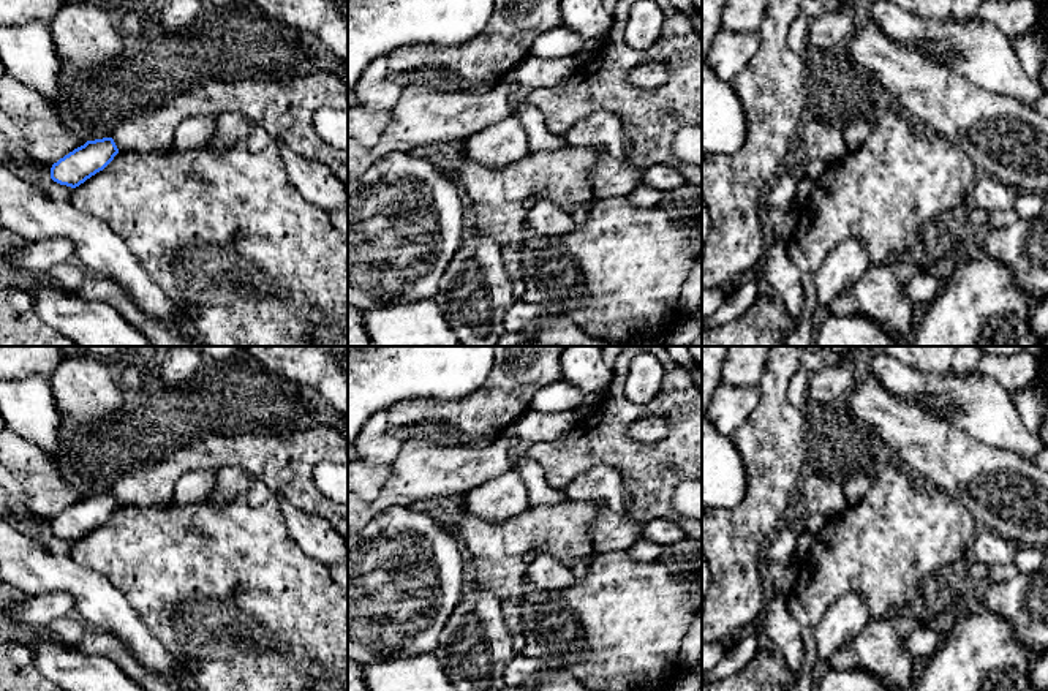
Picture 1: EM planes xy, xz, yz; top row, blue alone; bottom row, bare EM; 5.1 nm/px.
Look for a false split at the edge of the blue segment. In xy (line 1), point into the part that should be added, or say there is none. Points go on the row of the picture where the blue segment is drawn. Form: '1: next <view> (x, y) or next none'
1: next none

